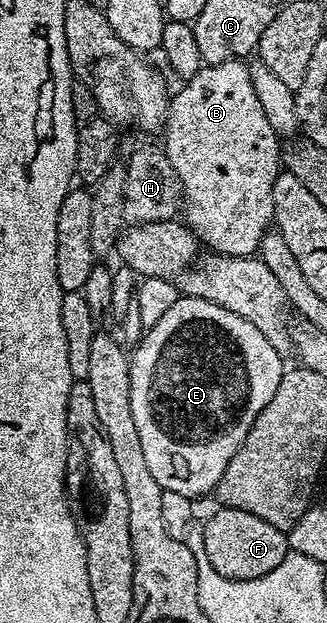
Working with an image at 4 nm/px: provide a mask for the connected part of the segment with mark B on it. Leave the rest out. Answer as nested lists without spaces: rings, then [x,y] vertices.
[[[240,60],[205,65],[180,87],[169,102],[163,148],[181,184],[184,224],[214,254],[252,257],[274,224],[273,184],[282,168],[277,132],[255,99],[248,64]]]

